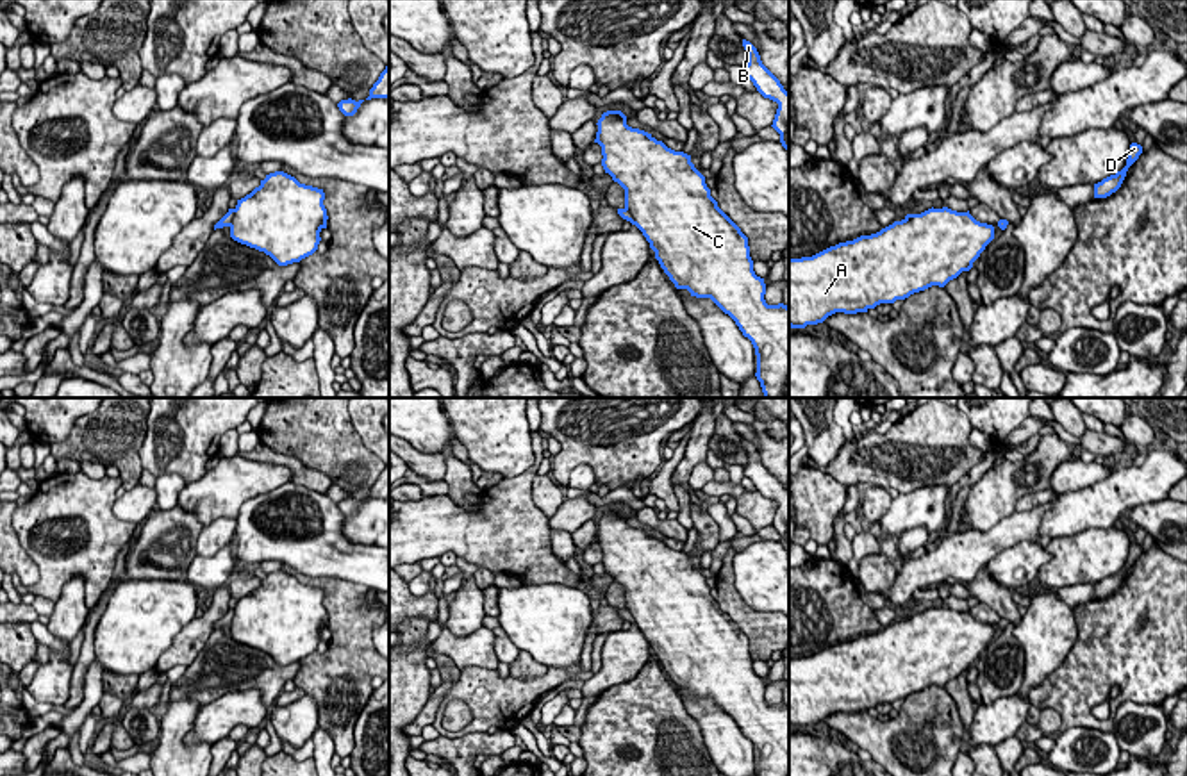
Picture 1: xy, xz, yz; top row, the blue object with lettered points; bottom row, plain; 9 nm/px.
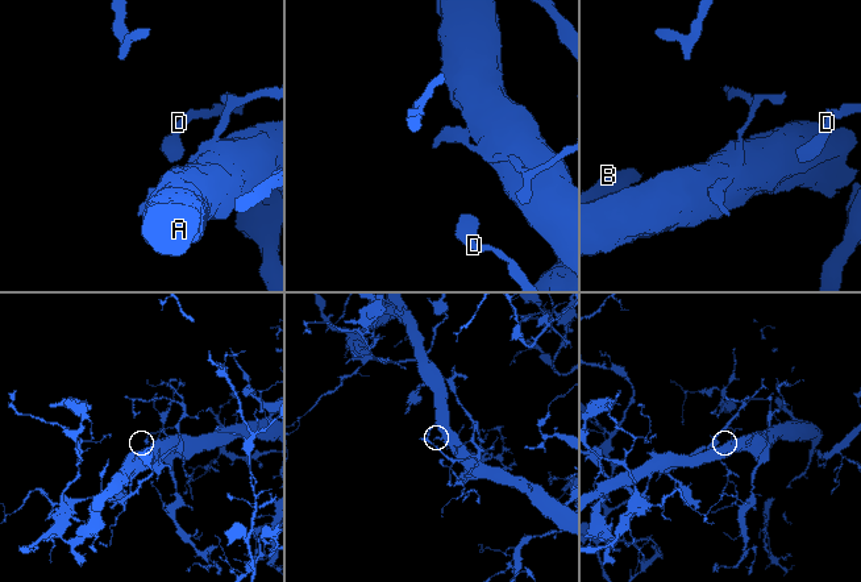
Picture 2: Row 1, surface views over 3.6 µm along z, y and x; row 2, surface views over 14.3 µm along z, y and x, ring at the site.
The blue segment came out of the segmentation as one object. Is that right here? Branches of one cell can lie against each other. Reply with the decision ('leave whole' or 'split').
split

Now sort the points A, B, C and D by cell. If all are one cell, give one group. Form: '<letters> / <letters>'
A C D / B

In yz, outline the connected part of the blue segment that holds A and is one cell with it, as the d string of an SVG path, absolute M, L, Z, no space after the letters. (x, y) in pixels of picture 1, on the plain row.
M932 607L921 614L907 614L876 633L839 642L812 656L789 658L789 726L805 728L835 712L867 712L932 685L944 687L969 671L992 639L994 626L976 621L969 610Z

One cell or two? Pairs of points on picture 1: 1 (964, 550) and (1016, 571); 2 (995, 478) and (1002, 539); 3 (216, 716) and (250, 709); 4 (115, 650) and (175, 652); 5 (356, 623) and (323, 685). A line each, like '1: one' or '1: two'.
1: two
2: two
3: one
4: two
5: one

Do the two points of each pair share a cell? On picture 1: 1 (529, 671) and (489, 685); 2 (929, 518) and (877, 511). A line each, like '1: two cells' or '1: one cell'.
1: two cells
2: two cells

